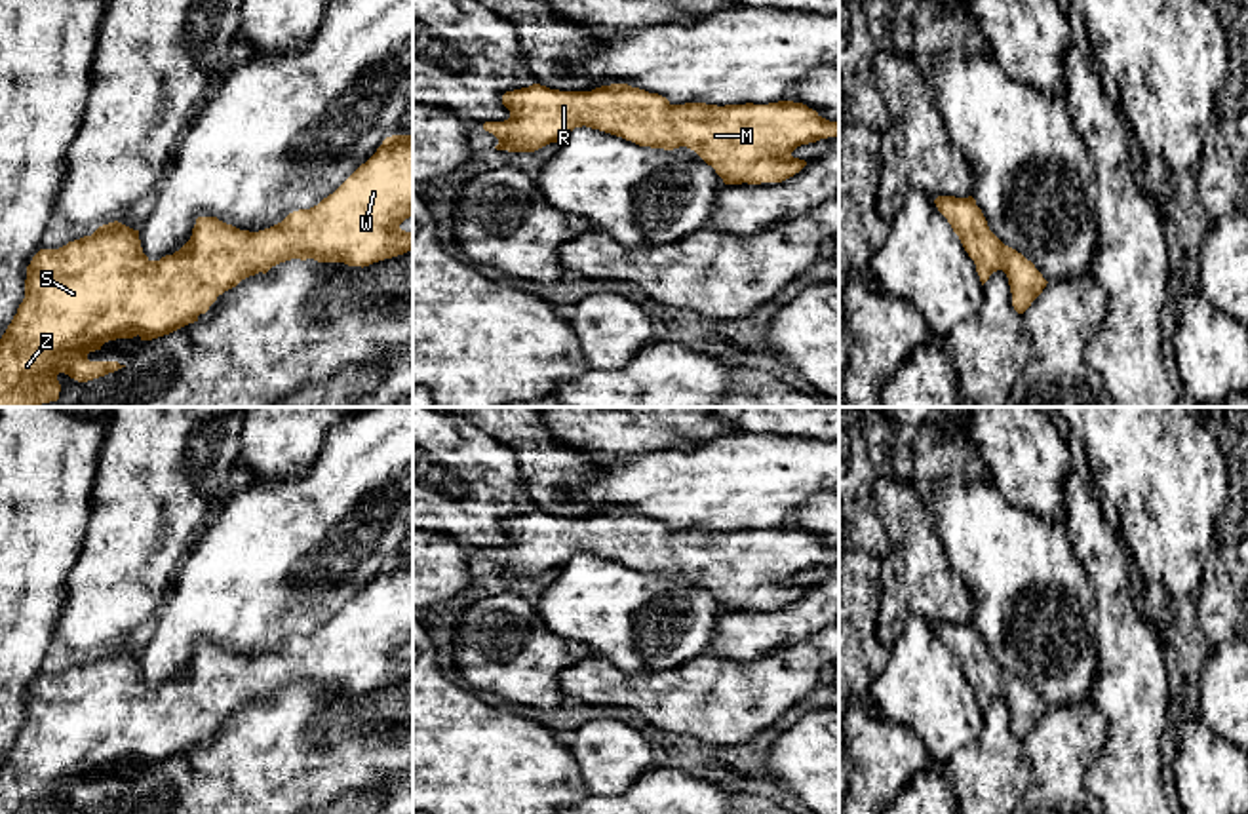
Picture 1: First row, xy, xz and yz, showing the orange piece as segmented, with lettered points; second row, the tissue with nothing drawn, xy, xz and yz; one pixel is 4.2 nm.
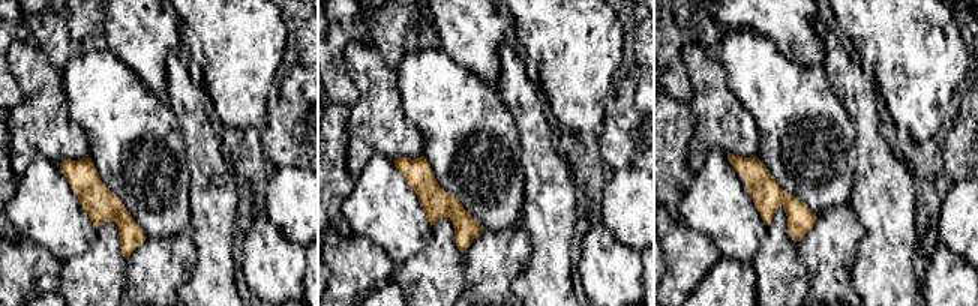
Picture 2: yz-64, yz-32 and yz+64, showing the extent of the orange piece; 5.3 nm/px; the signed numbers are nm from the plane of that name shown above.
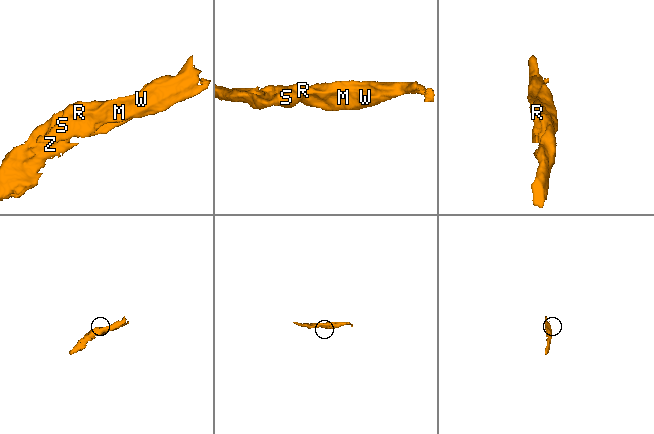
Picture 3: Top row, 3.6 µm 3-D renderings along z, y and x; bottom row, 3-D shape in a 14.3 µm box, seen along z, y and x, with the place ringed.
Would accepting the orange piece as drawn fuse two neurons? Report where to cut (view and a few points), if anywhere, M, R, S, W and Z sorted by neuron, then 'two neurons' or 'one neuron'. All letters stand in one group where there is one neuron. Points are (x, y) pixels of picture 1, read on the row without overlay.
no cut; M R S W Z; one neuron

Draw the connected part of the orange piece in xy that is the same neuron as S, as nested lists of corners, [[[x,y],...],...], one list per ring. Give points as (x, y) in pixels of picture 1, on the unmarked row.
[[[392,561],[361,590],[333,620],[310,635],[289,639],[282,649],[259,656],[240,656],[217,643],[198,643],[190,666],[173,681],[150,687],[141,673],[139,656],[118,647],[99,652],[91,662],[68,668],[59,675],[40,675],[27,692],[25,725],[0,765],[0,814],[61,814],[57,801],[65,799],[78,808],[88,808],[126,791],[118,787],[89,787],[88,780],[101,776],[108,766],[152,766],[198,747],[219,721],[242,706],[291,685],[318,688],[344,688],[369,692],[413,677],[413,658],[400,650],[413,643],[413,561]]]

